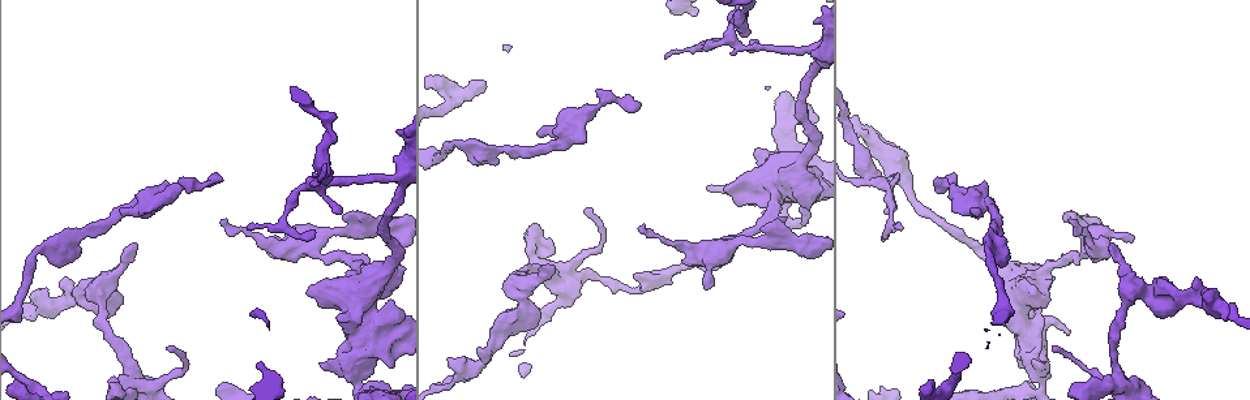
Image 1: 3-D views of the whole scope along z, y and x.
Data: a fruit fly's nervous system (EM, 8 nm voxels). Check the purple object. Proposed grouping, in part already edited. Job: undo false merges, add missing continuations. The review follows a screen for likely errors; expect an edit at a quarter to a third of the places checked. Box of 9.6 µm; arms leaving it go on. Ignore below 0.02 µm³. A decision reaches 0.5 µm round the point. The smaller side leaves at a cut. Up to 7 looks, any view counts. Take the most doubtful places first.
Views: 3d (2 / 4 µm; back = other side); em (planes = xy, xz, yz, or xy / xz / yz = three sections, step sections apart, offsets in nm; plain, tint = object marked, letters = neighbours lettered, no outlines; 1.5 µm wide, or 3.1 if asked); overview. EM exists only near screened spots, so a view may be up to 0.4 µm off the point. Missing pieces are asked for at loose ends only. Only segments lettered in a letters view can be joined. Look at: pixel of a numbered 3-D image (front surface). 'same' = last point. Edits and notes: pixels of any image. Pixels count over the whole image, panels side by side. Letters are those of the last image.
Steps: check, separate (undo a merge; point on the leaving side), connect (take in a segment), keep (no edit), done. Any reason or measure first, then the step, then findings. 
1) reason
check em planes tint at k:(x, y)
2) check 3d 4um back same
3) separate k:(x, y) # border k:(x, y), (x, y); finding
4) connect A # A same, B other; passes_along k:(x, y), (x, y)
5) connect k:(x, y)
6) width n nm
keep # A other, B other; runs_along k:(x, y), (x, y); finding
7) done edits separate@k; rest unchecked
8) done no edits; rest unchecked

thin end
check em xz step 8 letters at 1:(224, 220)

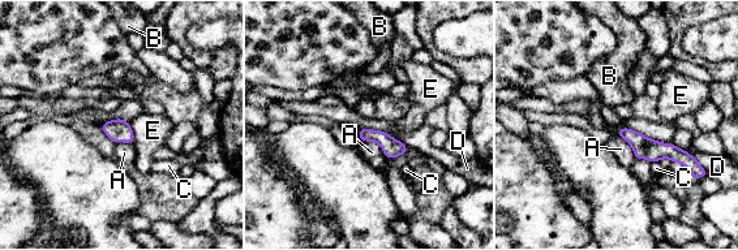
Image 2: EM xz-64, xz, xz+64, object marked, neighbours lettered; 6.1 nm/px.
longest_contact A 200 nm
keep # A other, B other, C other, D other, E other; runs_along 2:(622, 130), (643, 147), (685, 155); no lettered segment goes on from it

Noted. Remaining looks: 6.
free end
check 3d 2um at 1:(344, 214)

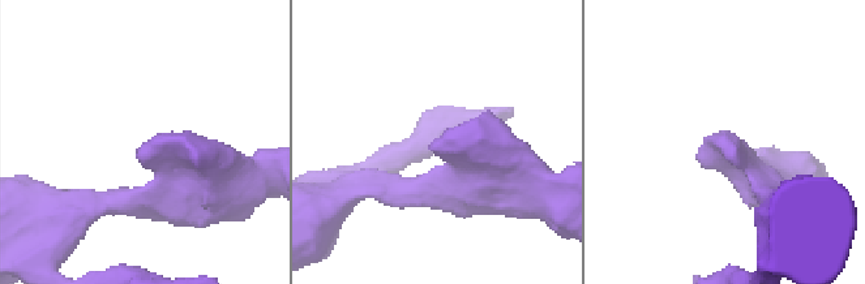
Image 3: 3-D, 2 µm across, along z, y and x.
now the EM
check em planes letters at 3:(143, 144)

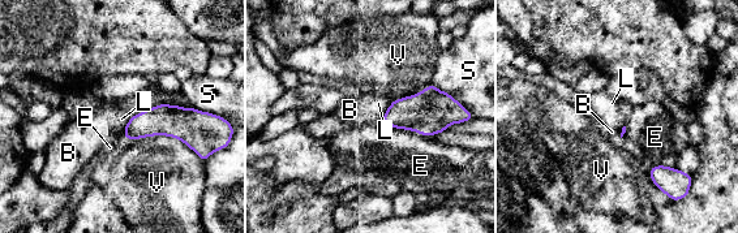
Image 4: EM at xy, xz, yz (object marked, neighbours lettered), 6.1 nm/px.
keep # B other, E other, L other, S other, V other; border 4:(393, 102), (380, 117); none of them fits

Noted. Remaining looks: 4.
branch stops here
check em planes letters at 1:(1131, 237)

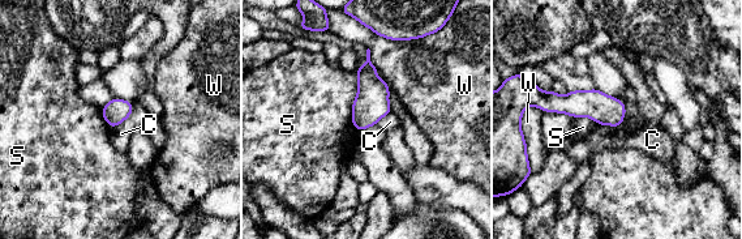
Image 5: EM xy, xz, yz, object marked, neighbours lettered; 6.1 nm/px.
width 150 nm
keep # C other, S other, W other; border 5:(133, 102), (131, 114), (112, 128); none of them fits

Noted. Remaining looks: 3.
done no edits; rest unchecked

